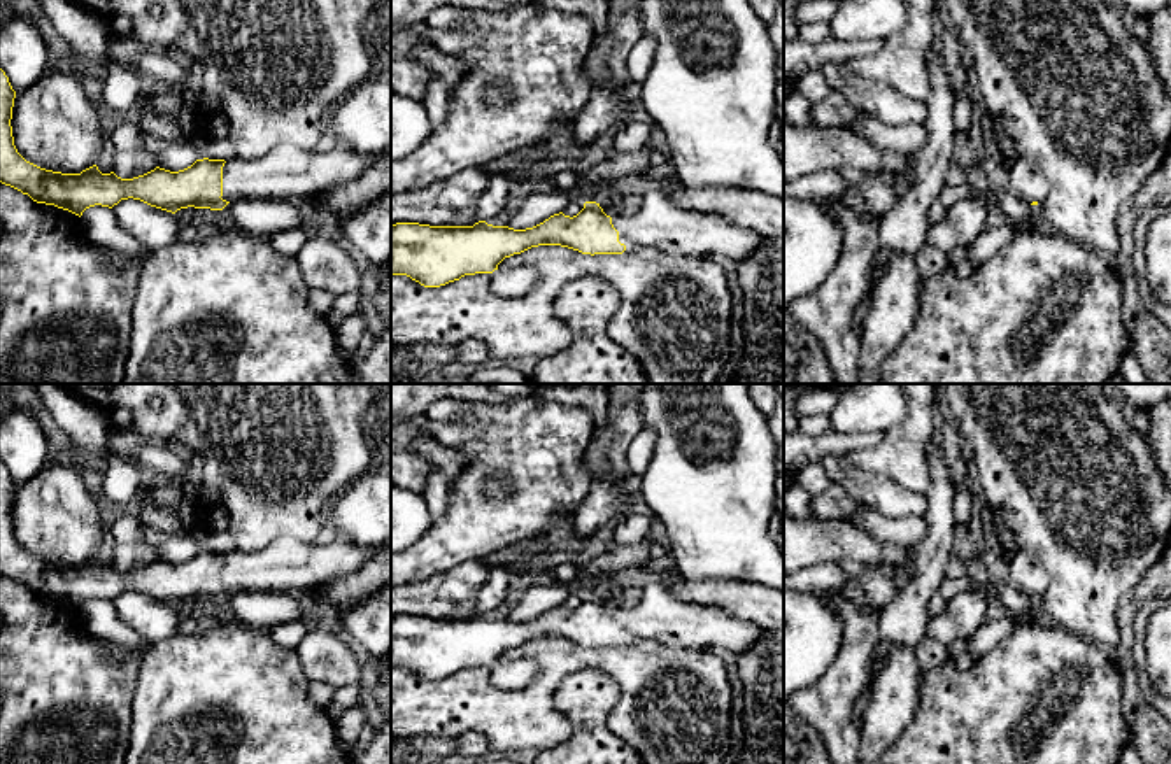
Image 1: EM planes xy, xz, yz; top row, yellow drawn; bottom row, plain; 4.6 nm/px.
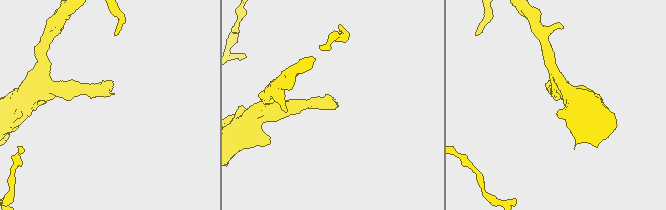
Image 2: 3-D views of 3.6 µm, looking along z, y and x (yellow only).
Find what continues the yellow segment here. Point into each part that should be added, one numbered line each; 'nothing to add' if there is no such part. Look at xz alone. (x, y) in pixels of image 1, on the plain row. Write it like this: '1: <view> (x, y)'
1: xz (660, 619)

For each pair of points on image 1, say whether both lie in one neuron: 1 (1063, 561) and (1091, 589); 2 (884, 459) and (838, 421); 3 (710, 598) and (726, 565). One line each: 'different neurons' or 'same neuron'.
1: same neuron
2: different neurons
3: different neurons

